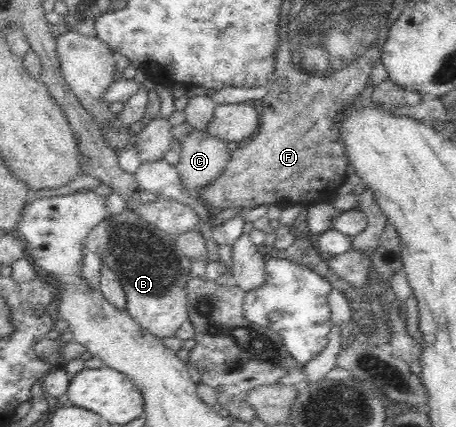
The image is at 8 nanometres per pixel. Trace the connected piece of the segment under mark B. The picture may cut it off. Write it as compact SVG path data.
M131 209L117 214L105 217L85 239L85 249L101 256L104 261L99 271L98 287L115 309L127 312L143 330L149 331L161 341L175 338L181 325L188 321L186 285L191 276L191 261L177 249L173 236L159 231Z

